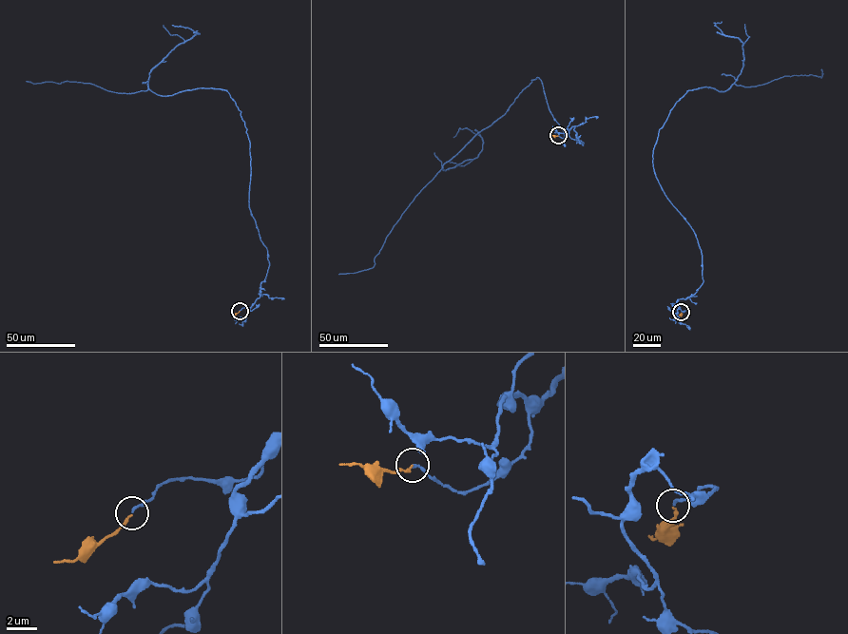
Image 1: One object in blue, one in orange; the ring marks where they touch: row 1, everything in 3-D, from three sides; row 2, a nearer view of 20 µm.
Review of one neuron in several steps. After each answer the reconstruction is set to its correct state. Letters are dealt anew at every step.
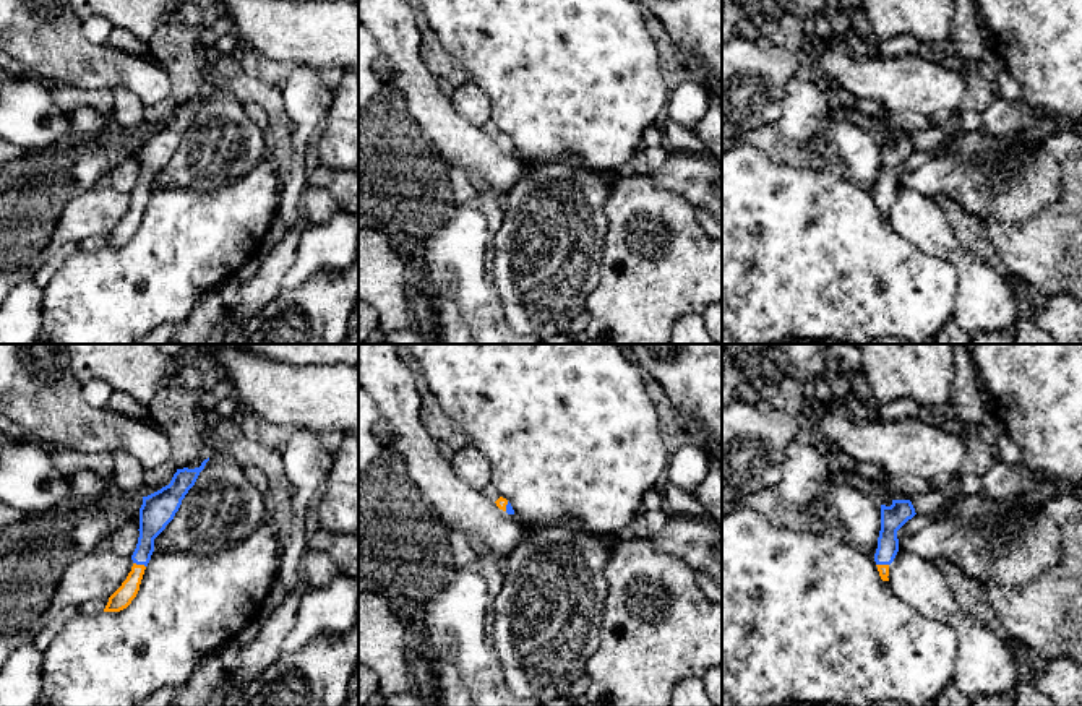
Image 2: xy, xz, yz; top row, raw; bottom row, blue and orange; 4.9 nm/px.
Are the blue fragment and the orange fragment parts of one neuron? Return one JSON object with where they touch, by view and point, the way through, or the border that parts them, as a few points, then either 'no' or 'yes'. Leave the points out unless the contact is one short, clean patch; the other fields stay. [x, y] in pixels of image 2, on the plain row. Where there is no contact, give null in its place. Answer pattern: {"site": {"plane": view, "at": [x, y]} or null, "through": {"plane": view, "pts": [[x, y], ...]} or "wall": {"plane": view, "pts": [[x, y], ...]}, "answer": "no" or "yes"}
{"site": {"plane": "xy", "at": [140, 200]}, "through": {"plane": "xy", "pts": [[154, 153], [140, 200], [130, 224], [122, 234]]}, "answer": "yes"}

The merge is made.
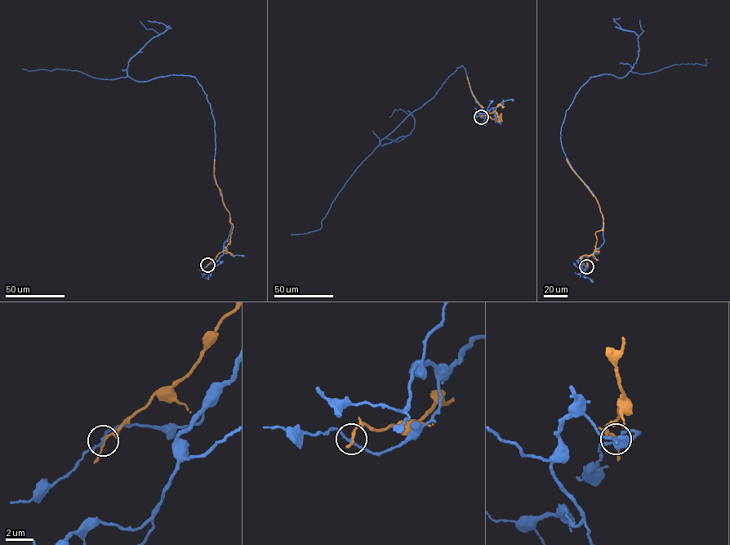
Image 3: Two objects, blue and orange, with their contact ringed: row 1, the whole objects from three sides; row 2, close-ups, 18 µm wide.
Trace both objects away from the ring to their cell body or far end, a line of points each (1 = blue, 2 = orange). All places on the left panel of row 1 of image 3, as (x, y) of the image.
1: (207, 265), (223, 255), (231, 225), (214, 176), (211, 109), (197, 79), (22, 69)
2: (207, 265), (225, 250), (233, 225), (215, 182), (215, 159)

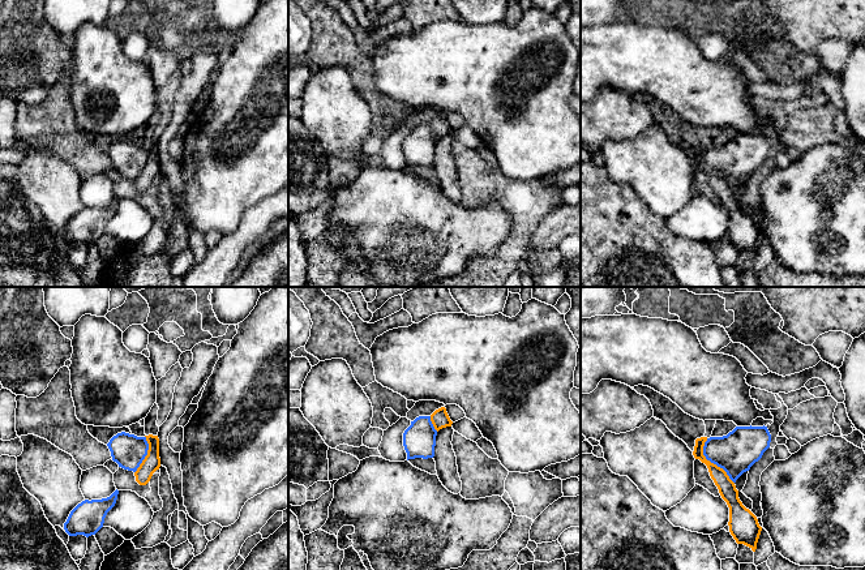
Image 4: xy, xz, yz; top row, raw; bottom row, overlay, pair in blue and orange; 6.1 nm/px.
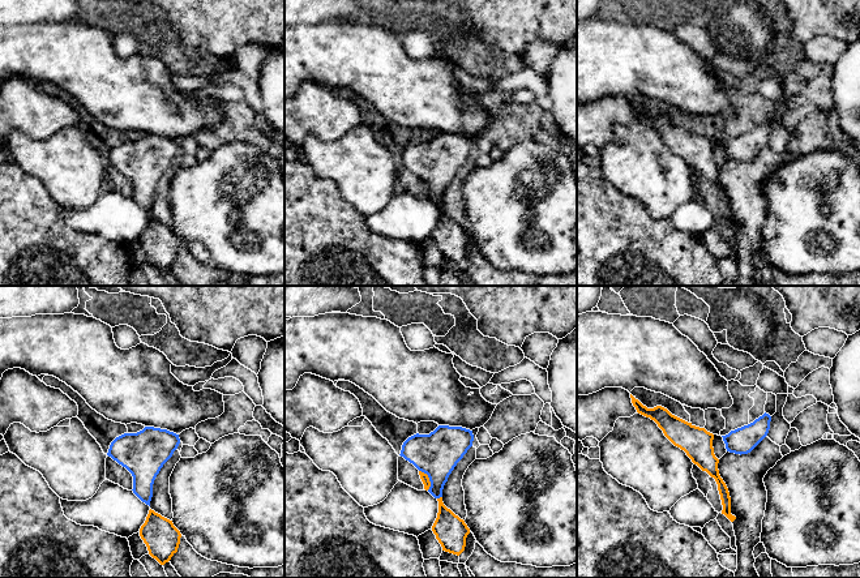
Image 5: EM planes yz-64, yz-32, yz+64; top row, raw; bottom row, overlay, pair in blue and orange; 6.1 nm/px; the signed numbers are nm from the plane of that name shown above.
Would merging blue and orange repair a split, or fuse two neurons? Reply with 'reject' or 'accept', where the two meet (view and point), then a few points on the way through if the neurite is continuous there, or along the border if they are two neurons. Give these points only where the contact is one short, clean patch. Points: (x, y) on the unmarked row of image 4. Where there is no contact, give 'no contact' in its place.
reject; contact yz (711, 170); border yz (706, 146), (703, 163), (719, 174), (733, 191)

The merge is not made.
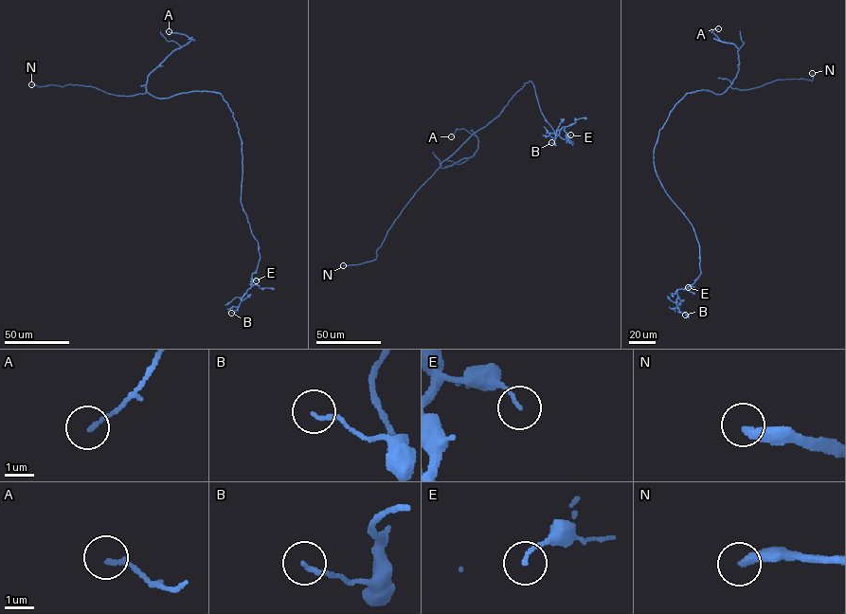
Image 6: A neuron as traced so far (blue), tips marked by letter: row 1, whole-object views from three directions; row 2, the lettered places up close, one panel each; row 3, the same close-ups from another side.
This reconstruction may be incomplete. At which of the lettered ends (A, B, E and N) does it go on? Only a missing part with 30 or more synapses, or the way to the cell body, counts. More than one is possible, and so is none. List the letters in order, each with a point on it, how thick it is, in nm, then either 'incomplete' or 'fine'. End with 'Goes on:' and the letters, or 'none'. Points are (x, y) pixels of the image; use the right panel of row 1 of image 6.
A: place (718, 28); calibre 160 nm; fine
B: place (685, 315); calibre 130 nm; fine
E: place (688, 287); calibre 100 nm; fine
N: place (812, 73); calibre 360 nm; incomplete
Goes on: N

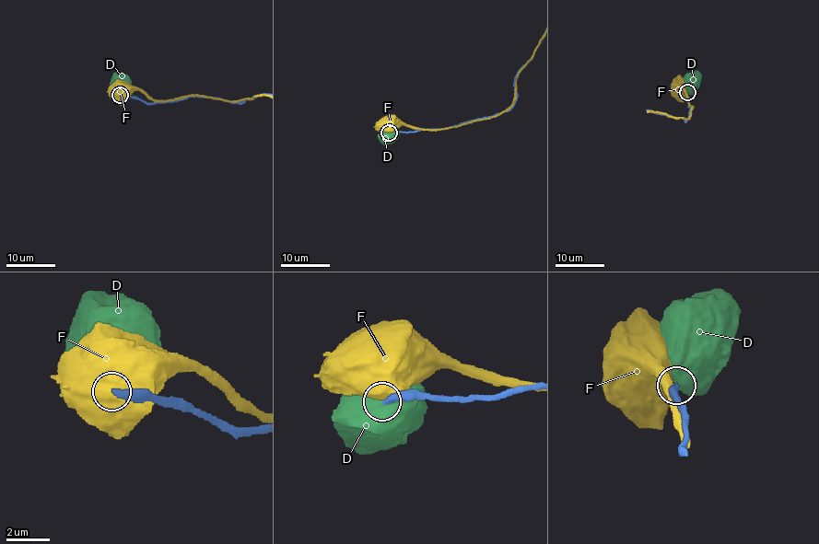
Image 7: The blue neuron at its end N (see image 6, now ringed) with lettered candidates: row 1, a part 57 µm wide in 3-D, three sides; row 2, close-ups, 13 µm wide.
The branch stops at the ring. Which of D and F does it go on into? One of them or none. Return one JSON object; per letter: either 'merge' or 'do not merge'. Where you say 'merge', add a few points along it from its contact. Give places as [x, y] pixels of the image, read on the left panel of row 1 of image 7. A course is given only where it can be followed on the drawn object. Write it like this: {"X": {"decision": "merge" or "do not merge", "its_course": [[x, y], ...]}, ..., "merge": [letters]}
{"D": {"decision": "merge"}, "F": {"decision": "do not merge"}, "merge": ["D"]}

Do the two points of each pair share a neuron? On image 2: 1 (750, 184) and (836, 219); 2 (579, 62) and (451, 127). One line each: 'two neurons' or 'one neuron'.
1: one neuron
2: two neurons

